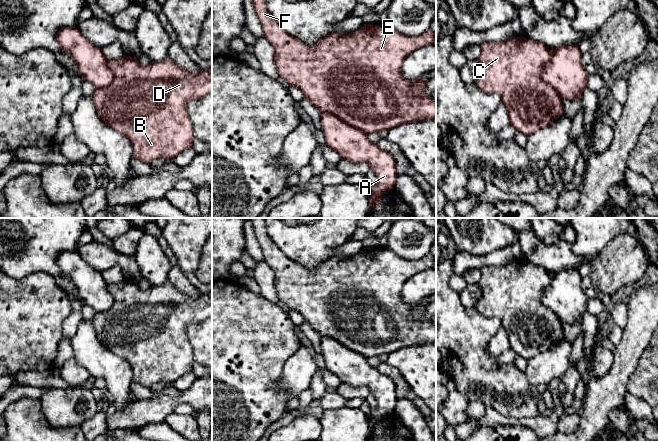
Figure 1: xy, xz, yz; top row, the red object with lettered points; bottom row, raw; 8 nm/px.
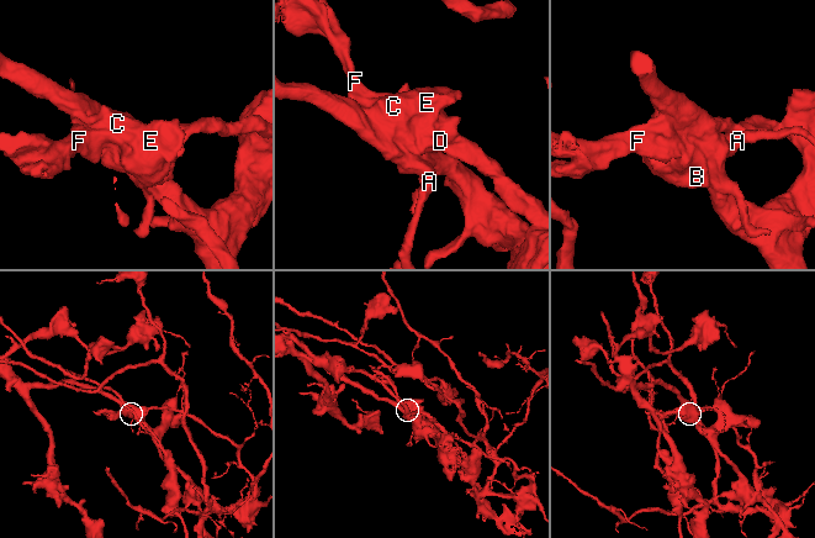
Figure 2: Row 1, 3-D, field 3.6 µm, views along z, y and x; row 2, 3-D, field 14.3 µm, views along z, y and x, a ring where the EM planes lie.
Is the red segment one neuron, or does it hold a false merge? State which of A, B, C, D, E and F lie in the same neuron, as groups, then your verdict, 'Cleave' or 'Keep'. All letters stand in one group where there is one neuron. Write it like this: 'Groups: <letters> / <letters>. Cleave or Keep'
Groups: A / B C D E F. Cleave

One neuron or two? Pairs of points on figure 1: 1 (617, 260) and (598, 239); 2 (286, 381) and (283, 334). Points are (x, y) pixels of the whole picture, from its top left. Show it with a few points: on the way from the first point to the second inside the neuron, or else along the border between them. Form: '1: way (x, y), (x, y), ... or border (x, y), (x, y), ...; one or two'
1: border (625, 233), (616, 235), (593, 260); two
2: border (301, 345), (282, 367), (279, 385); two

